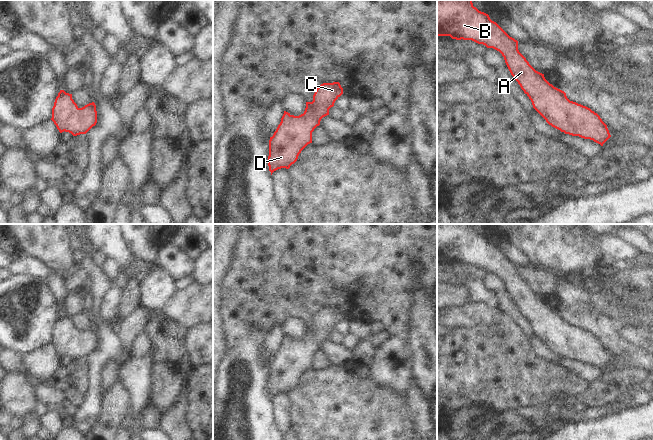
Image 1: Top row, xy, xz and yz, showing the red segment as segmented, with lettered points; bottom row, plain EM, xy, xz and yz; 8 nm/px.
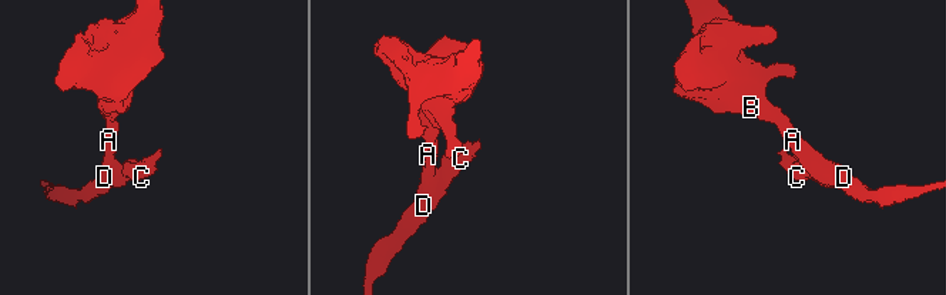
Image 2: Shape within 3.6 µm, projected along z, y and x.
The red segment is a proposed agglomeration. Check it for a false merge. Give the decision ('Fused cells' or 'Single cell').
Single cell.

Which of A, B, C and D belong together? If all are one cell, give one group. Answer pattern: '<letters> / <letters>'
A B C D

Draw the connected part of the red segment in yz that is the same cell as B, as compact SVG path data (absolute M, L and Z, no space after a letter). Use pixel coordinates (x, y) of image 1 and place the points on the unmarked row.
M437 224L437 260L450 260L456 264L472 264L499 275L504 281L511 299L531 324L533 332L552 351L565 358L593 364L601 370L611 361L607 349L597 337L586 330L570 325L564 315L550 308L544 298L536 295L519 276L518 265L492 245L488 238L474 231L472 224Z

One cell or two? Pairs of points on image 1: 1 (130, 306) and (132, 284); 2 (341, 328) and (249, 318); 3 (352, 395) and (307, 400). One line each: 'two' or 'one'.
1: one
2: two
3: one

